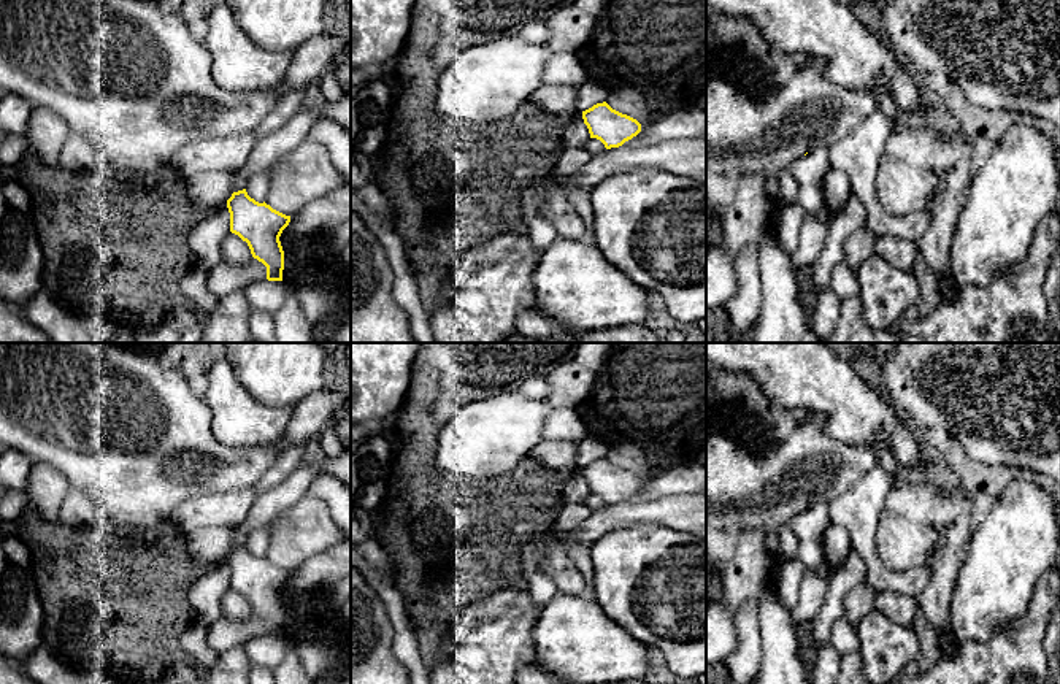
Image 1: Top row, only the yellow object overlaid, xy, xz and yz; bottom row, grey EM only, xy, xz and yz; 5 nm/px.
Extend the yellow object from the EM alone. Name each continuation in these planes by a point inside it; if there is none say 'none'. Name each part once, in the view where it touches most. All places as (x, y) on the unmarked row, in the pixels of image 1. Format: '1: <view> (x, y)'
none

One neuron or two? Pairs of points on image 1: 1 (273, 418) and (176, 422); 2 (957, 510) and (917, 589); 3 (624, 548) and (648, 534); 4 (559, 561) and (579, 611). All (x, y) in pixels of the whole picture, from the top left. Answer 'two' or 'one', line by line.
1: two
2: two
3: one
4: two

